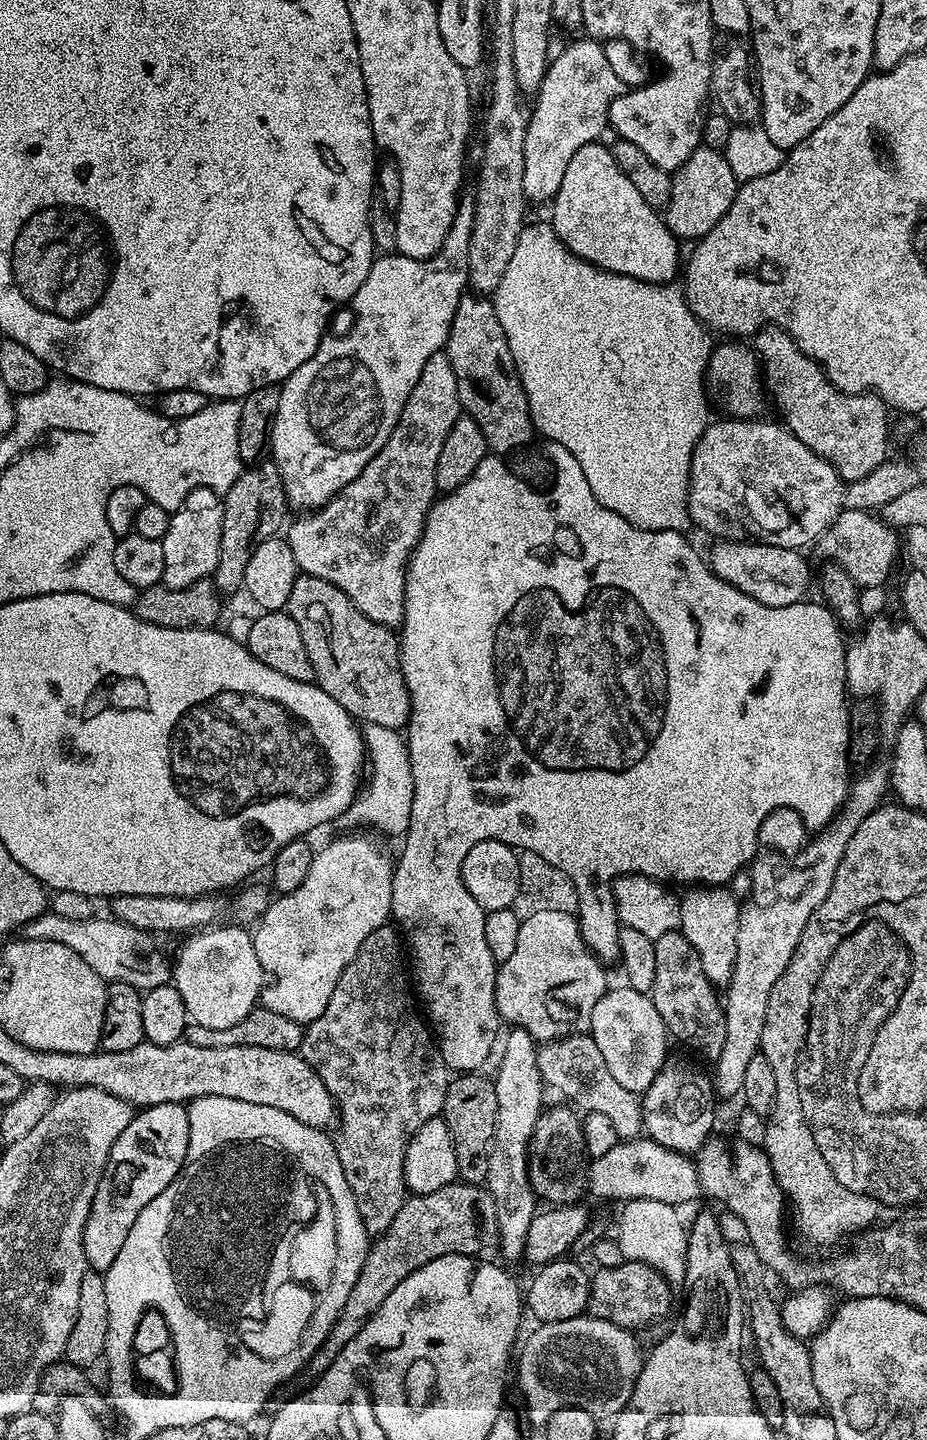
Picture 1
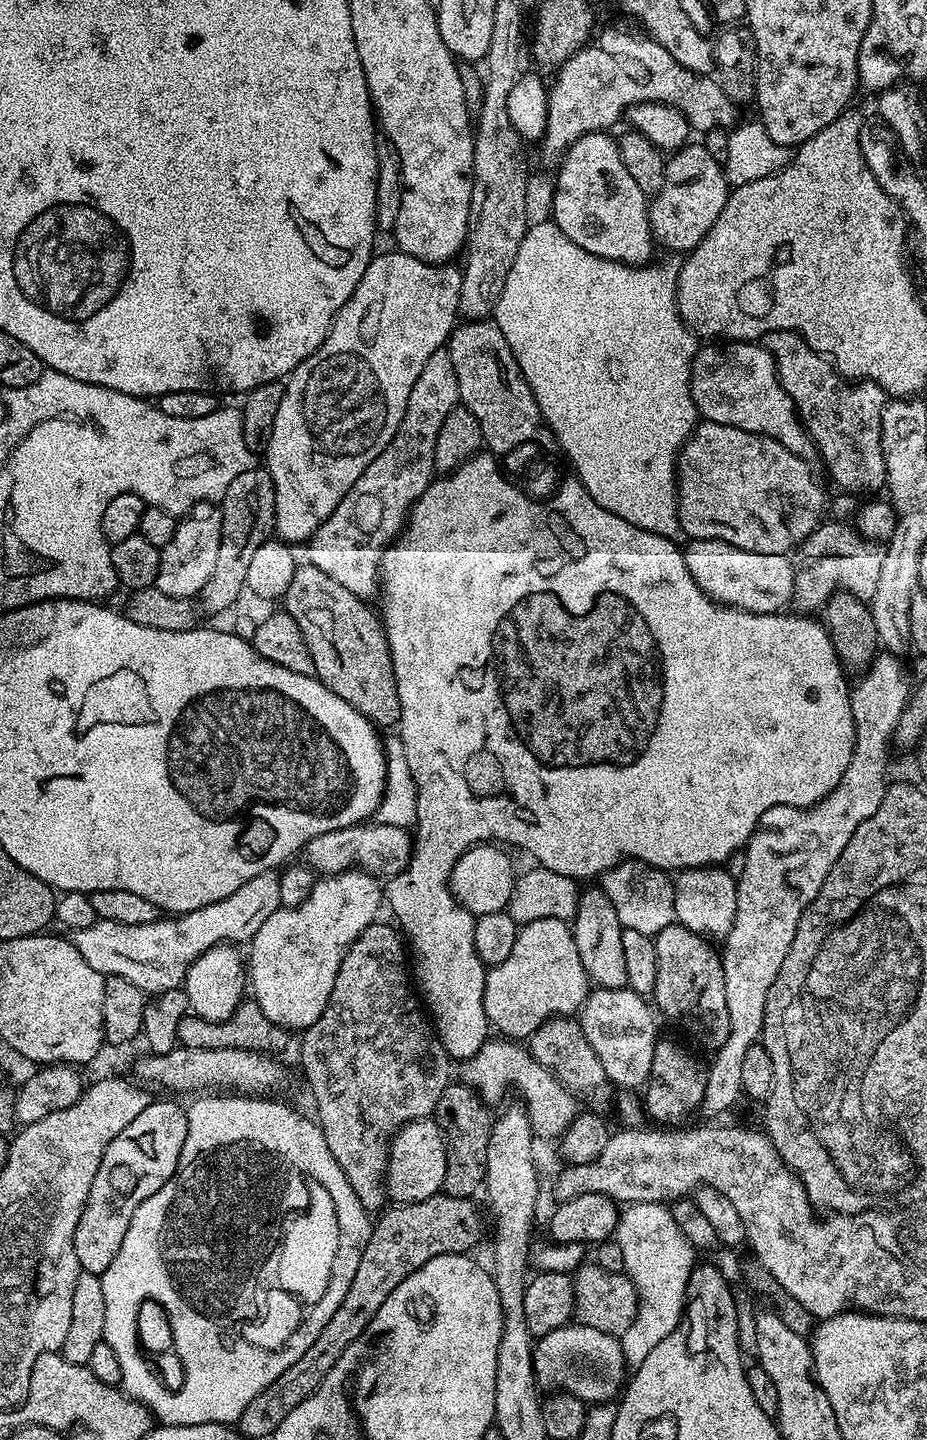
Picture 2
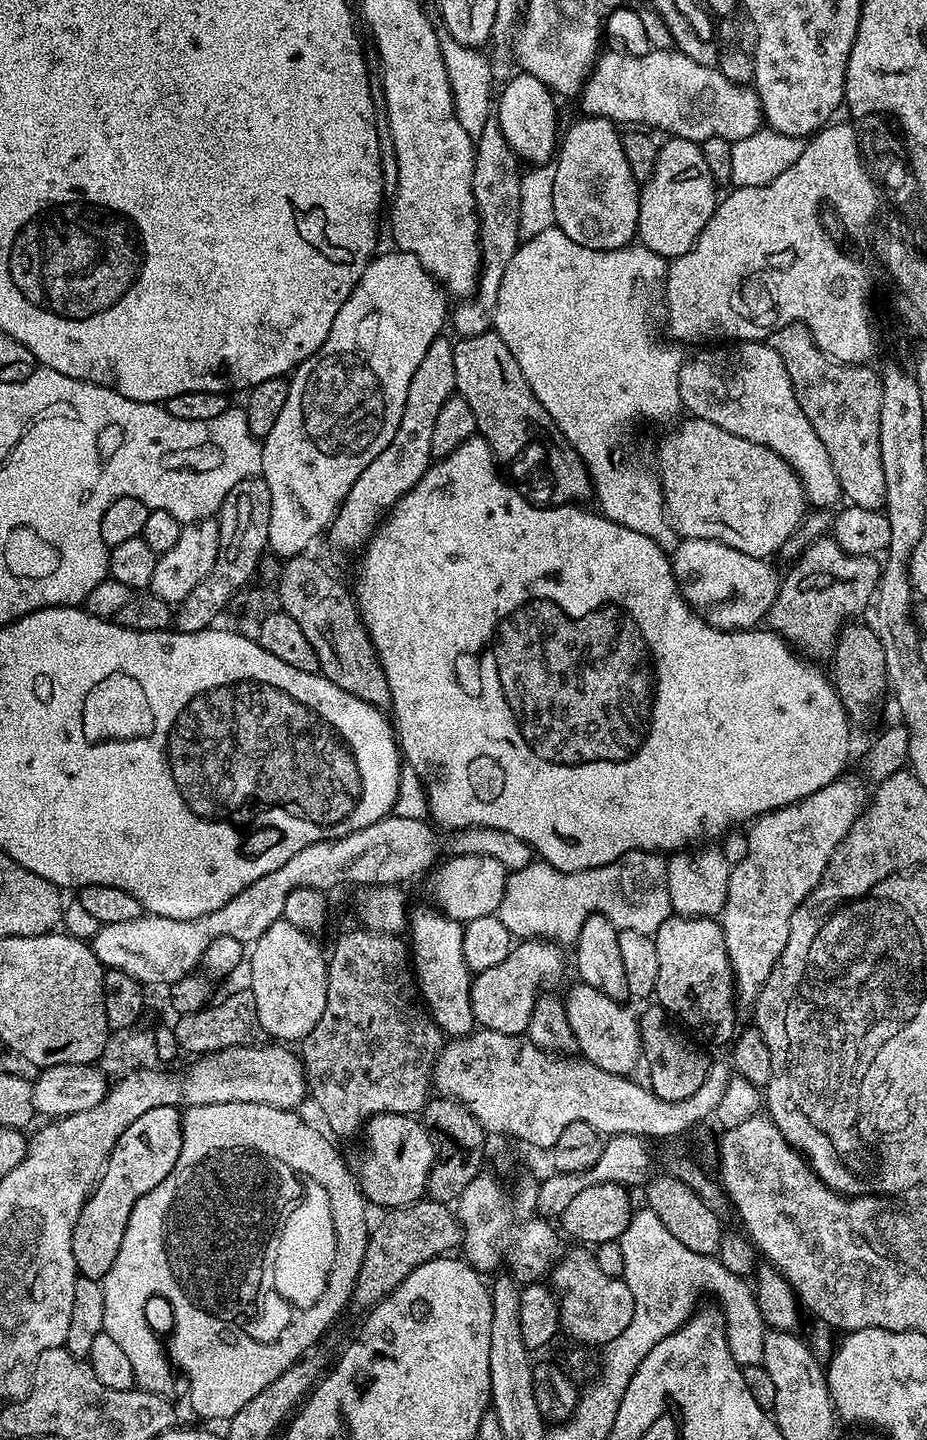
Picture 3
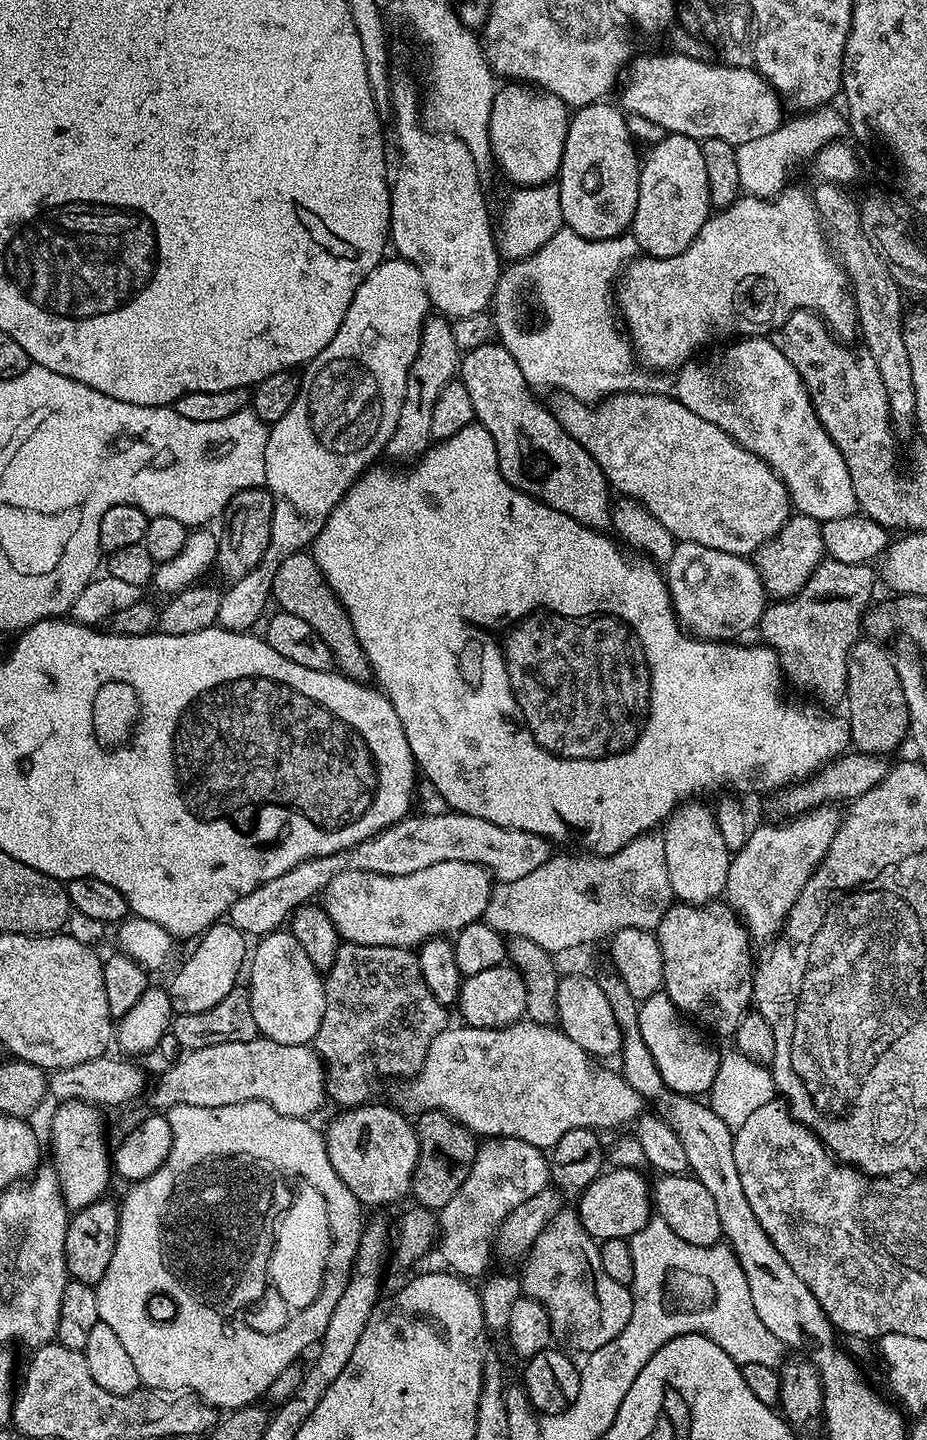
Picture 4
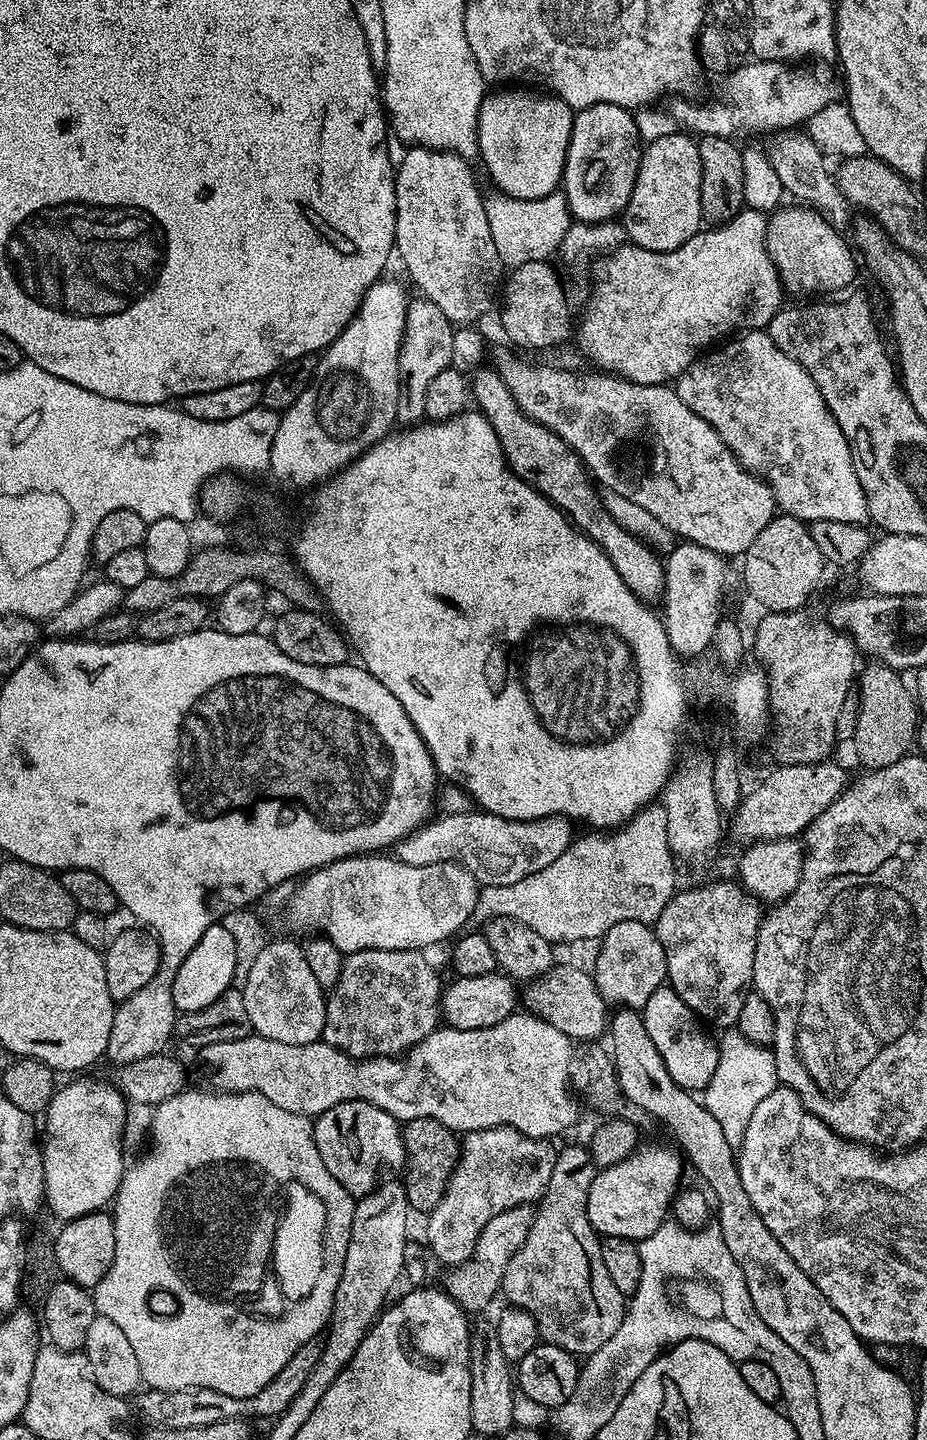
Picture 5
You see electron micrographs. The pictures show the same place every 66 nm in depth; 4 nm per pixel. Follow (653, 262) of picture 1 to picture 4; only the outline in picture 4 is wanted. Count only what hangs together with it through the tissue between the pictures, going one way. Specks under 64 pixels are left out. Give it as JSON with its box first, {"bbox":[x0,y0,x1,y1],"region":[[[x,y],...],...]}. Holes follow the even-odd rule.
{"bbox":[558,102,641,239],"region":[[[597,102],[575,109],[568,121],[568,133],[562,150],[558,185],[561,192],[563,227],[574,230],[586,239],[610,239],[627,233],[632,227],[634,210],[638,206],[638,182],[641,157],[636,157],[636,144],[628,129],[629,117],[615,104]]]}

